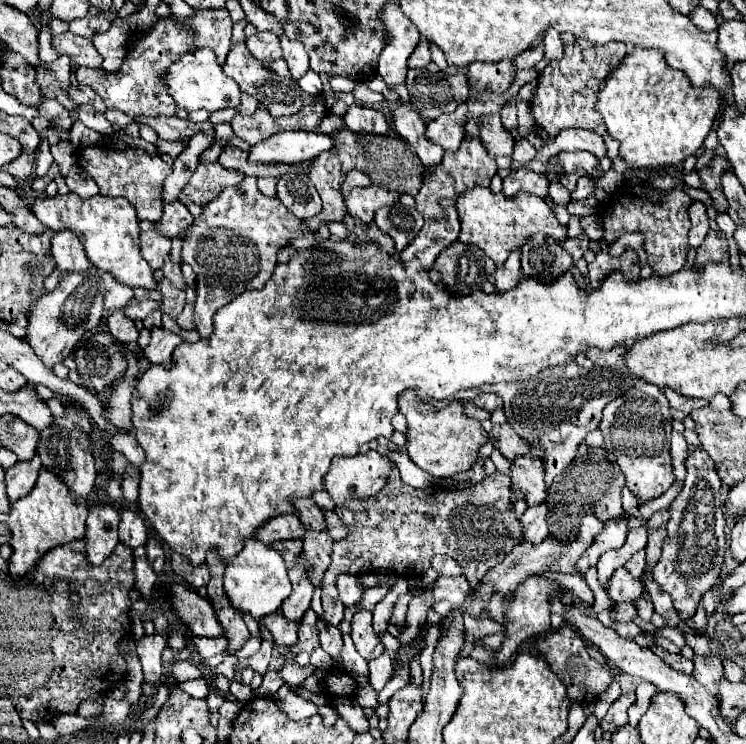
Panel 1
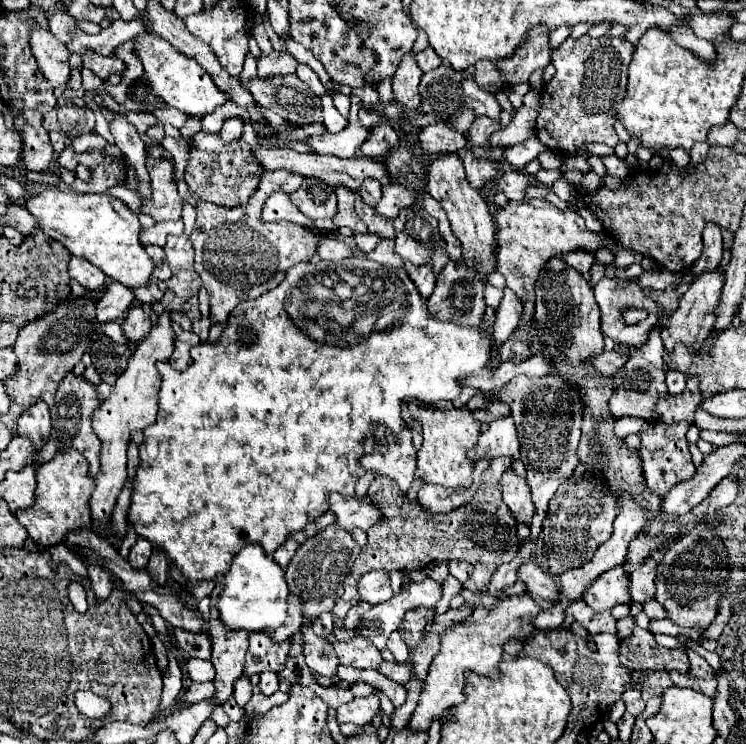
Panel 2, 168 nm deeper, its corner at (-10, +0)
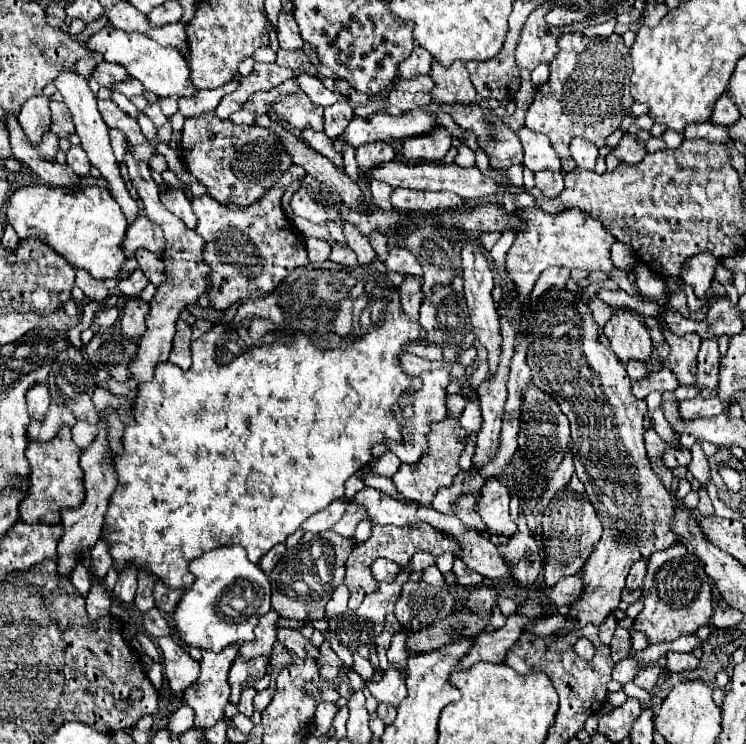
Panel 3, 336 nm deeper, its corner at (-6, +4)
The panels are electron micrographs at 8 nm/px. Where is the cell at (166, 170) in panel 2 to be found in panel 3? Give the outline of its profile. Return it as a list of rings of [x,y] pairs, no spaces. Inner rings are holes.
[[[170,190],[170,192],[162,192],[162,204],[174,214],[178,216],[188,228],[196,228],[198,218],[192,212],[190,200],[186,198],[186,194],[182,190]]]

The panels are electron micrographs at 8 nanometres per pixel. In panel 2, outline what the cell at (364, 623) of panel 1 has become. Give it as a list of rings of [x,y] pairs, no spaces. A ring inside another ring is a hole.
[[[356,634],[348,642],[334,642],[332,644],[340,664],[356,666],[356,668],[378,668],[382,664],[380,650],[362,634]]]

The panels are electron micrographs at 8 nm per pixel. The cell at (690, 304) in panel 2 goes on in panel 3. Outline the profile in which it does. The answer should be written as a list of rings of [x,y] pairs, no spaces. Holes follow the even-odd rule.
[[[662,330],[666,342],[670,344],[668,364],[672,374],[678,378],[680,386],[694,386],[694,372],[696,372],[696,356],[702,338],[698,334],[684,334],[674,336],[670,330]]]

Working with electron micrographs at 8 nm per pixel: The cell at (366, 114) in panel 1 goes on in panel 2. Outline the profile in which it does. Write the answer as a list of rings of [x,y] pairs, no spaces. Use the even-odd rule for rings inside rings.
[[[384,118],[378,126],[374,126],[370,130],[370,140],[366,140],[362,144],[362,154],[368,158],[376,158],[376,156],[384,156],[388,154],[390,148],[394,148],[398,144],[398,132],[394,130],[394,126]]]

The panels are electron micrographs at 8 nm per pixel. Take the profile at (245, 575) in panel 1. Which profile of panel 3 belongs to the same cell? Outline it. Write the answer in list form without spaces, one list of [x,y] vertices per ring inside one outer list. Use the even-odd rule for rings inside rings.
[[[222,546],[210,552],[204,552],[200,558],[188,564],[194,584],[182,594],[180,602],[174,608],[174,630],[178,640],[186,646],[196,646],[200,650],[222,652],[226,646],[250,642],[254,638],[252,630],[258,624],[260,616],[270,610],[270,582],[260,570],[258,564],[252,564],[246,558],[242,546]],[[222,598],[234,600],[238,612],[222,612]],[[234,614],[234,616],[230,616]]]

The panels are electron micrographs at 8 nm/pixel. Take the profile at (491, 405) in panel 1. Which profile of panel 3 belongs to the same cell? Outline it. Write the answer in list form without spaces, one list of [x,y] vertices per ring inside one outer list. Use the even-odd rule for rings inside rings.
[[[476,402],[466,404],[466,410],[460,416],[460,426],[466,430],[466,438],[470,438],[470,434],[478,432],[478,428],[482,426],[482,414],[480,414],[480,406]]]

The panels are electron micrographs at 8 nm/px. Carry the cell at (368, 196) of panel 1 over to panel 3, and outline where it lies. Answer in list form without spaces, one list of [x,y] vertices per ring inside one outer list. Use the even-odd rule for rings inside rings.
[[[396,188],[392,192],[392,206],[402,212],[436,212],[448,206],[462,206],[464,200],[452,192],[418,192]]]

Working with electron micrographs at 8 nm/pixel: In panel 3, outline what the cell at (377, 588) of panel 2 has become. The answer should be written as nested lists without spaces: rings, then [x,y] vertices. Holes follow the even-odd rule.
[[[378,558],[372,564],[372,574],[374,574],[374,578],[378,582],[384,582],[384,580],[386,582],[392,582],[398,576],[398,572],[400,572],[400,566],[396,562],[386,560],[386,558]]]

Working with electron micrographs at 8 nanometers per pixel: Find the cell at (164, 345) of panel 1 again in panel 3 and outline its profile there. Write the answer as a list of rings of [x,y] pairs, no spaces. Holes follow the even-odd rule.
[[[180,322],[178,324],[178,332],[174,336],[174,342],[172,342],[172,354],[170,354],[170,362],[180,366],[182,370],[188,370],[192,360],[190,360],[190,326]]]

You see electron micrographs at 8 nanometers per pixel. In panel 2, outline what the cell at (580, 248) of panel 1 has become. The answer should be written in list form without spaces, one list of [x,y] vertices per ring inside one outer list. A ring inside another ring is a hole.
[[[578,248],[578,252],[568,252],[564,260],[566,260],[570,266],[574,266],[580,274],[584,274],[584,272],[590,270],[592,262],[596,260],[596,256],[594,256],[594,252],[582,252],[582,248]]]

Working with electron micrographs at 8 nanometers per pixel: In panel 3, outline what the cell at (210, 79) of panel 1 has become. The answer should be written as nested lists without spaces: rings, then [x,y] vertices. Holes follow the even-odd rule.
[[[104,26],[94,36],[90,36],[86,46],[90,52],[102,54],[104,62],[124,66],[130,78],[140,80],[148,92],[154,92],[160,98],[174,96],[174,94],[192,96],[196,92],[196,86],[190,80],[188,62],[180,56],[180,52],[170,46],[166,46],[166,48],[160,46],[154,40],[150,40],[148,36],[142,36],[140,32],[124,32],[114,26]]]

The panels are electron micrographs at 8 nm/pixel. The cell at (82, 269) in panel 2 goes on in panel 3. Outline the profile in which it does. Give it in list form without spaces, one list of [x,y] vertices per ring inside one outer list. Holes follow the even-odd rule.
[[[76,270],[76,286],[94,302],[104,302],[108,298],[108,288],[102,280],[94,280],[88,272]]]

